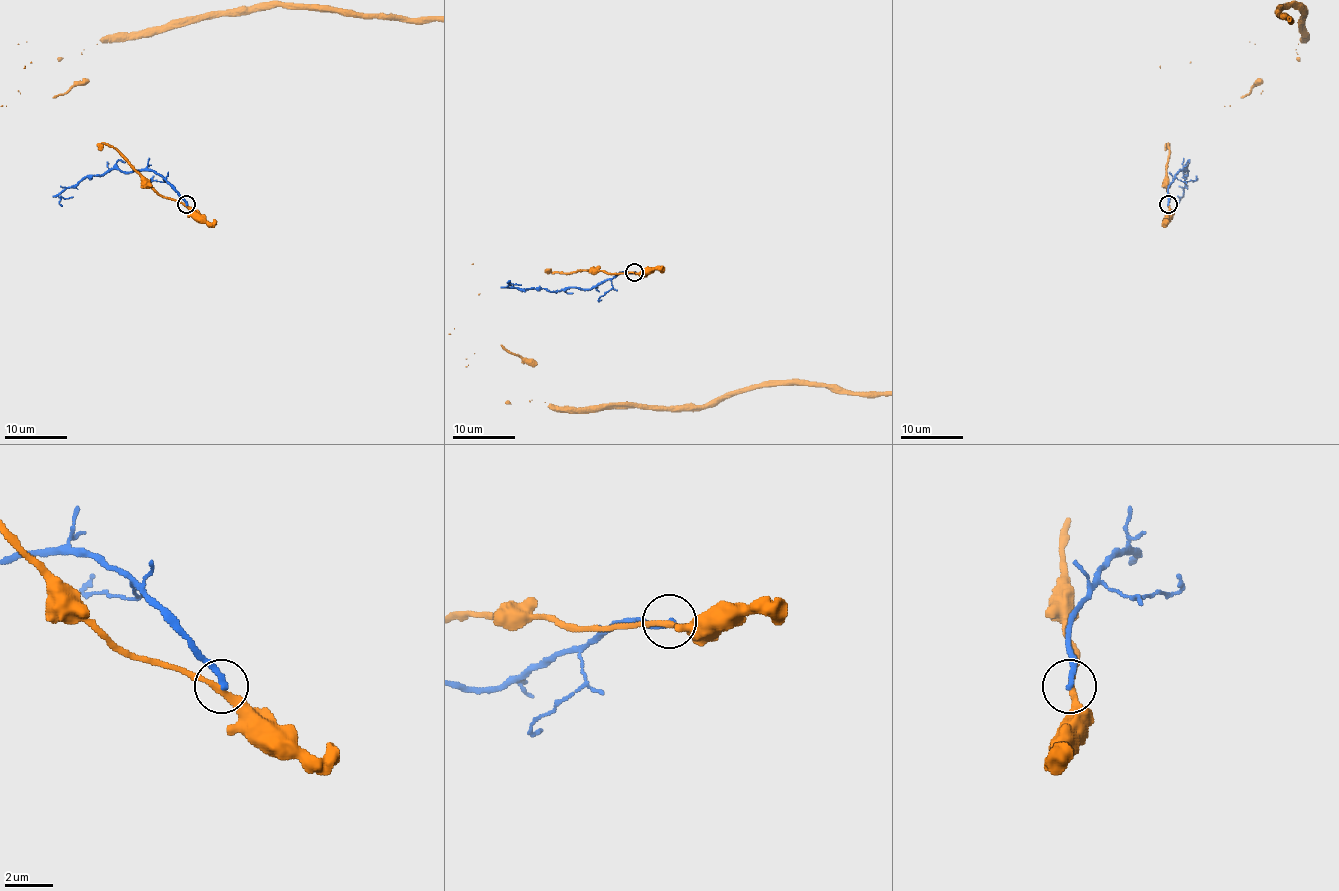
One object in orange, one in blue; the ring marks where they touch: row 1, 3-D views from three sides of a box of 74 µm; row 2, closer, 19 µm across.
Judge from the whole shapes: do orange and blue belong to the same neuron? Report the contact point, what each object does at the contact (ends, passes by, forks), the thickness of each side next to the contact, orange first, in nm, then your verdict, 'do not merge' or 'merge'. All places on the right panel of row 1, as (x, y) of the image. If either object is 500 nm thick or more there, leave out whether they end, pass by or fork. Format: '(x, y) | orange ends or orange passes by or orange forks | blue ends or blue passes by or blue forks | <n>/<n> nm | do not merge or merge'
(1168, 204) | orange passes by | blue ends | 240/240 nm | do not merge

